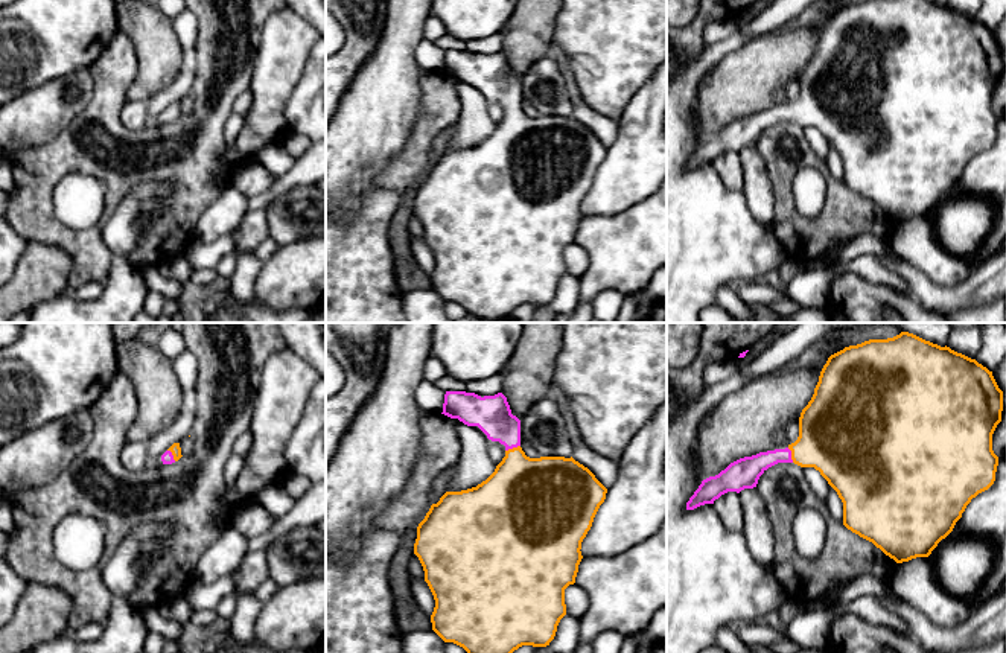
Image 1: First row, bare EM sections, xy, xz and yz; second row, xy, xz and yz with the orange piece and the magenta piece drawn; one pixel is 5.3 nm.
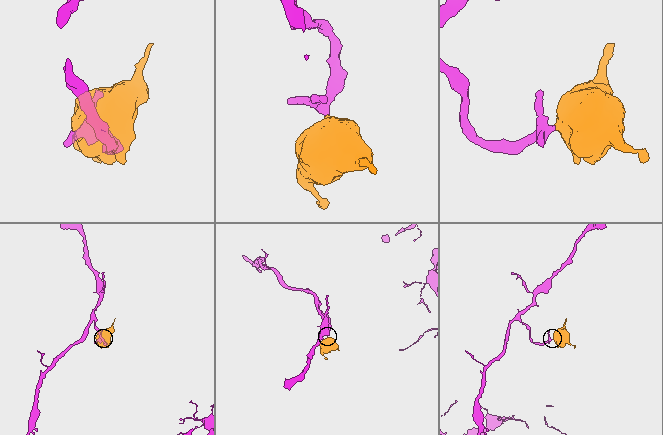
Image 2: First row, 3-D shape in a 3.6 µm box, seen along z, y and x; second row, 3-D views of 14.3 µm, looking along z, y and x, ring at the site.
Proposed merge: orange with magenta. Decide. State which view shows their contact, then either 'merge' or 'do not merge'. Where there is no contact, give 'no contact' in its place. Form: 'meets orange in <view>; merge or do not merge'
meets orange in xz; merge

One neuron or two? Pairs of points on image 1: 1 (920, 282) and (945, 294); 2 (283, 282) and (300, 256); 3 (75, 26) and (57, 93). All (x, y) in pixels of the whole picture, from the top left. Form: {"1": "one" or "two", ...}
{"1": "one", "2": "one", "3": "two"}

